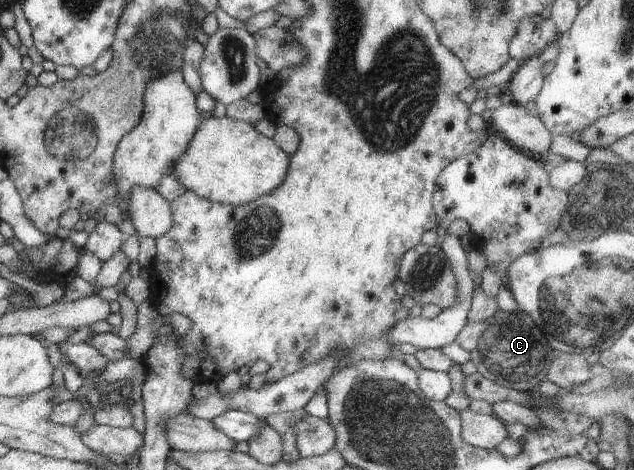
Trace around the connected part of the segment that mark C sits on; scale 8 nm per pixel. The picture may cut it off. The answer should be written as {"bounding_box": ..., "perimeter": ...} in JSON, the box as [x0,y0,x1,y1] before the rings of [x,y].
{"bounding_box":[455,308,559,392],"perimeter":[[[519,308],[513,312],[497,310],[481,323],[467,323],[459,331],[455,342],[467,351],[484,378],[522,392],[533,390],[547,380],[551,363],[559,354],[549,345],[537,323]]]}

